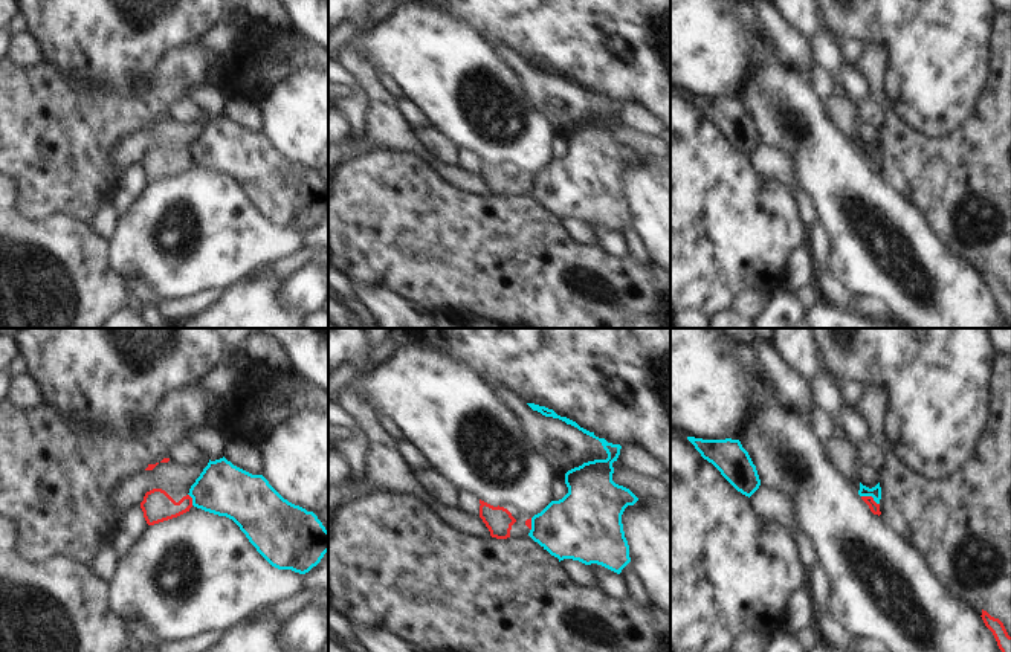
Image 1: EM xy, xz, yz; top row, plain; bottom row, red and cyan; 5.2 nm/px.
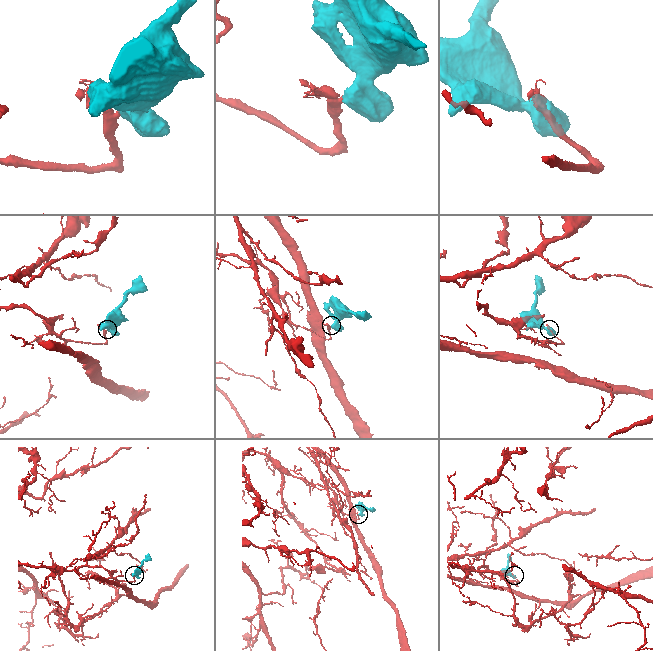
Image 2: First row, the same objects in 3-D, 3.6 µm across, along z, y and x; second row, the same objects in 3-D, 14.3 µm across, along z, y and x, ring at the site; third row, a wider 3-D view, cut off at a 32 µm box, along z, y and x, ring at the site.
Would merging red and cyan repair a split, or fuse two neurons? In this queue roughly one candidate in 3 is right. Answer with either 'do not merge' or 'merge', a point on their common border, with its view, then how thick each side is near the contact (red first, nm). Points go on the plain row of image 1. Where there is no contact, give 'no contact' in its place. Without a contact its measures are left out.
do not merge | yz (871, 154) | 50/60 nm

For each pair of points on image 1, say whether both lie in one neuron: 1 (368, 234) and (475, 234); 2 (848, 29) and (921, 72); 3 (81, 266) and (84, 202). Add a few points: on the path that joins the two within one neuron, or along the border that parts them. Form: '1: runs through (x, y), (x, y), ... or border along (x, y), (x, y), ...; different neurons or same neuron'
1: runs through (394, 234), (449, 234); same neuron
2: runs through (866, 29), (878, 29), (903, 54); same neuron
3: border along (48, 214), (69, 214), (87, 225); different neurons

